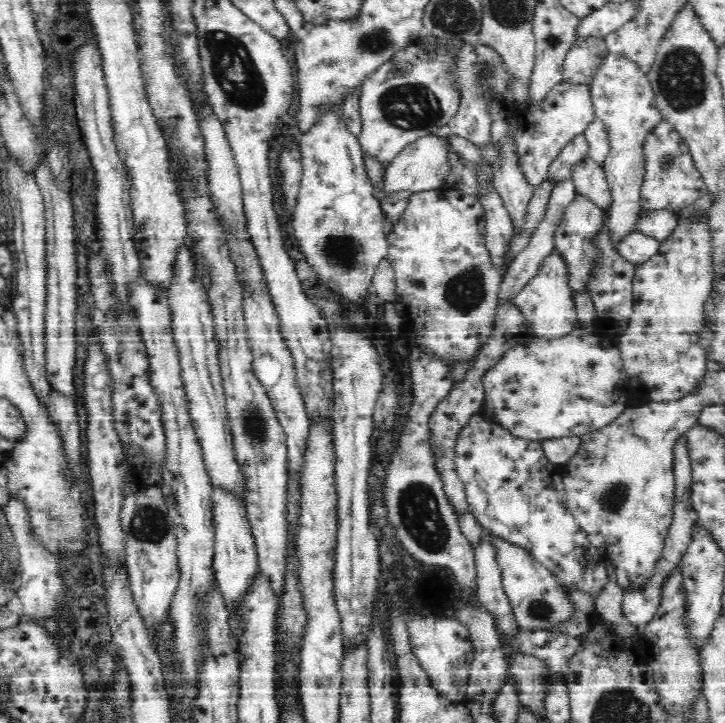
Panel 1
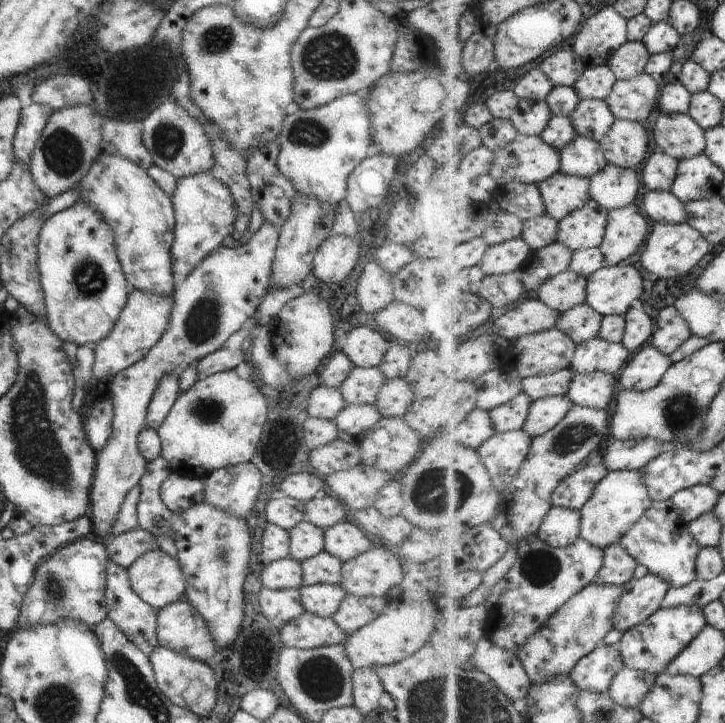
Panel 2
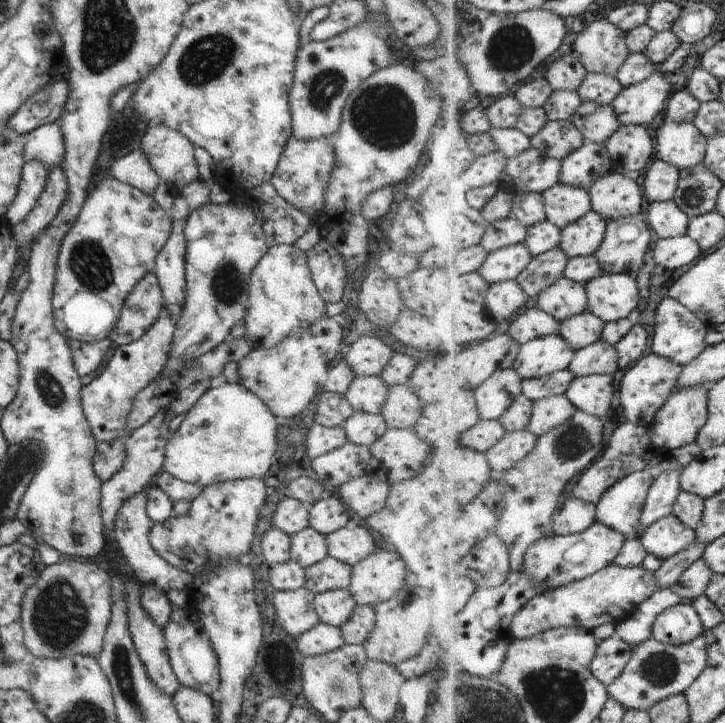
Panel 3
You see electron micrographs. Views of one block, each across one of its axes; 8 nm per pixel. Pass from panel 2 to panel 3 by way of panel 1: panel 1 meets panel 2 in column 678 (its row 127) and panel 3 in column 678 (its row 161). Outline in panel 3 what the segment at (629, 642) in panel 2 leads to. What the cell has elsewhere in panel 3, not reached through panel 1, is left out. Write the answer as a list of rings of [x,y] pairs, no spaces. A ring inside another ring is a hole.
[[[692,602],[678,604],[662,612],[653,627],[653,638],[671,645],[683,645],[707,632],[704,621]]]

